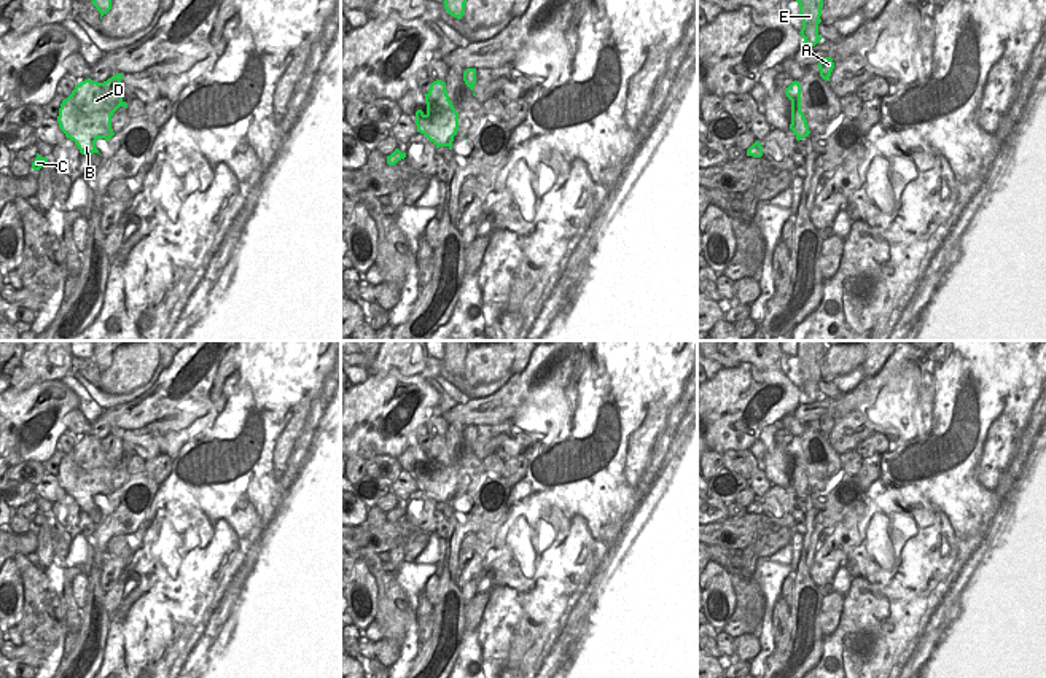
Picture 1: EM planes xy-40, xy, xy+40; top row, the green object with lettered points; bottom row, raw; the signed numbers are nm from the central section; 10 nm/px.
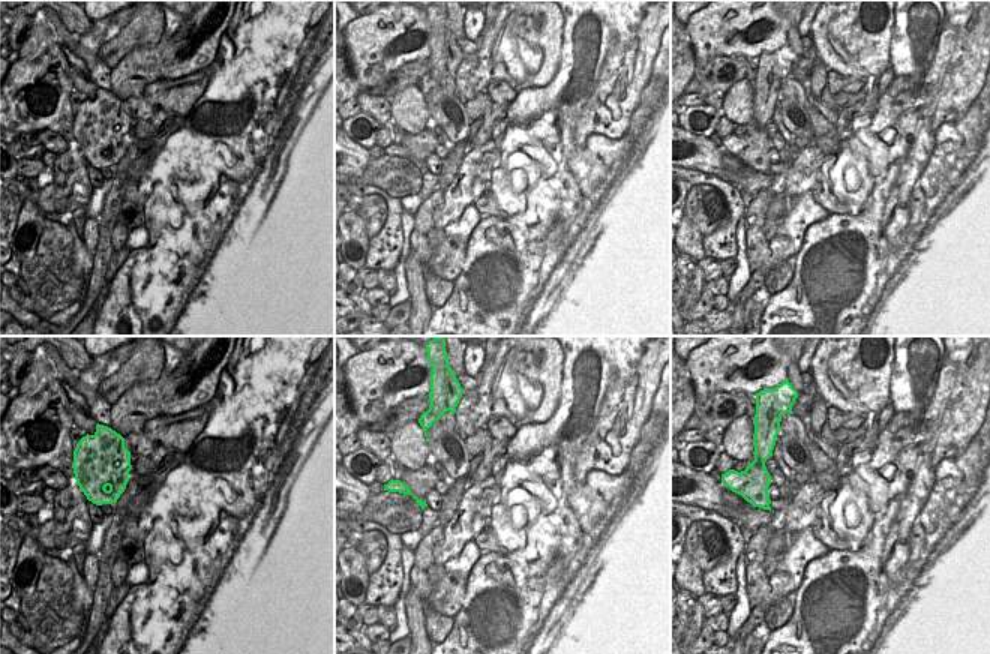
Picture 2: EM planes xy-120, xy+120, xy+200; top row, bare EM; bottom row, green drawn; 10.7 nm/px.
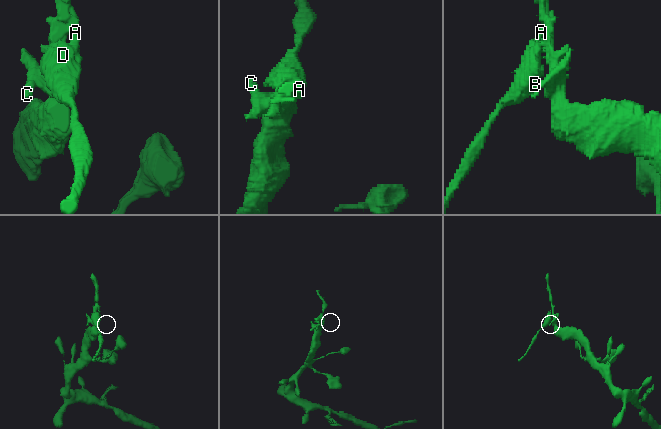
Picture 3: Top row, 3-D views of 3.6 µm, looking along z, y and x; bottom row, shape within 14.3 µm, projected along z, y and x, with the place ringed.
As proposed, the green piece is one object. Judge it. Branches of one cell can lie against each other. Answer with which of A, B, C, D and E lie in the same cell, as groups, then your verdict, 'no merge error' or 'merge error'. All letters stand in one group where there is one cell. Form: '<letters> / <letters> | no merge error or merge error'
A C E / B D | merge error

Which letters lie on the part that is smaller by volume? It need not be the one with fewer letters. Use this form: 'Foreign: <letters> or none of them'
Foreign: B, D

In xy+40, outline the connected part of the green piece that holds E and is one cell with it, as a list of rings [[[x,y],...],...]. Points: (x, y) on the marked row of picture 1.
[[[796,0],[799,5],[799,14],[802,18],[801,37],[802,46],[815,46],[823,37],[818,35],[818,24],[822,22],[823,0]]]

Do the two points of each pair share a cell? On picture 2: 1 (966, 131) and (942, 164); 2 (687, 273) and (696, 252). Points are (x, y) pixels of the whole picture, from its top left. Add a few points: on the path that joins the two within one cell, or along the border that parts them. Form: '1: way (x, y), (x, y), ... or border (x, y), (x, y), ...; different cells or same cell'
1: way (962, 138), (950, 156); same cell
2: border (686, 254), (698, 261); different cells

